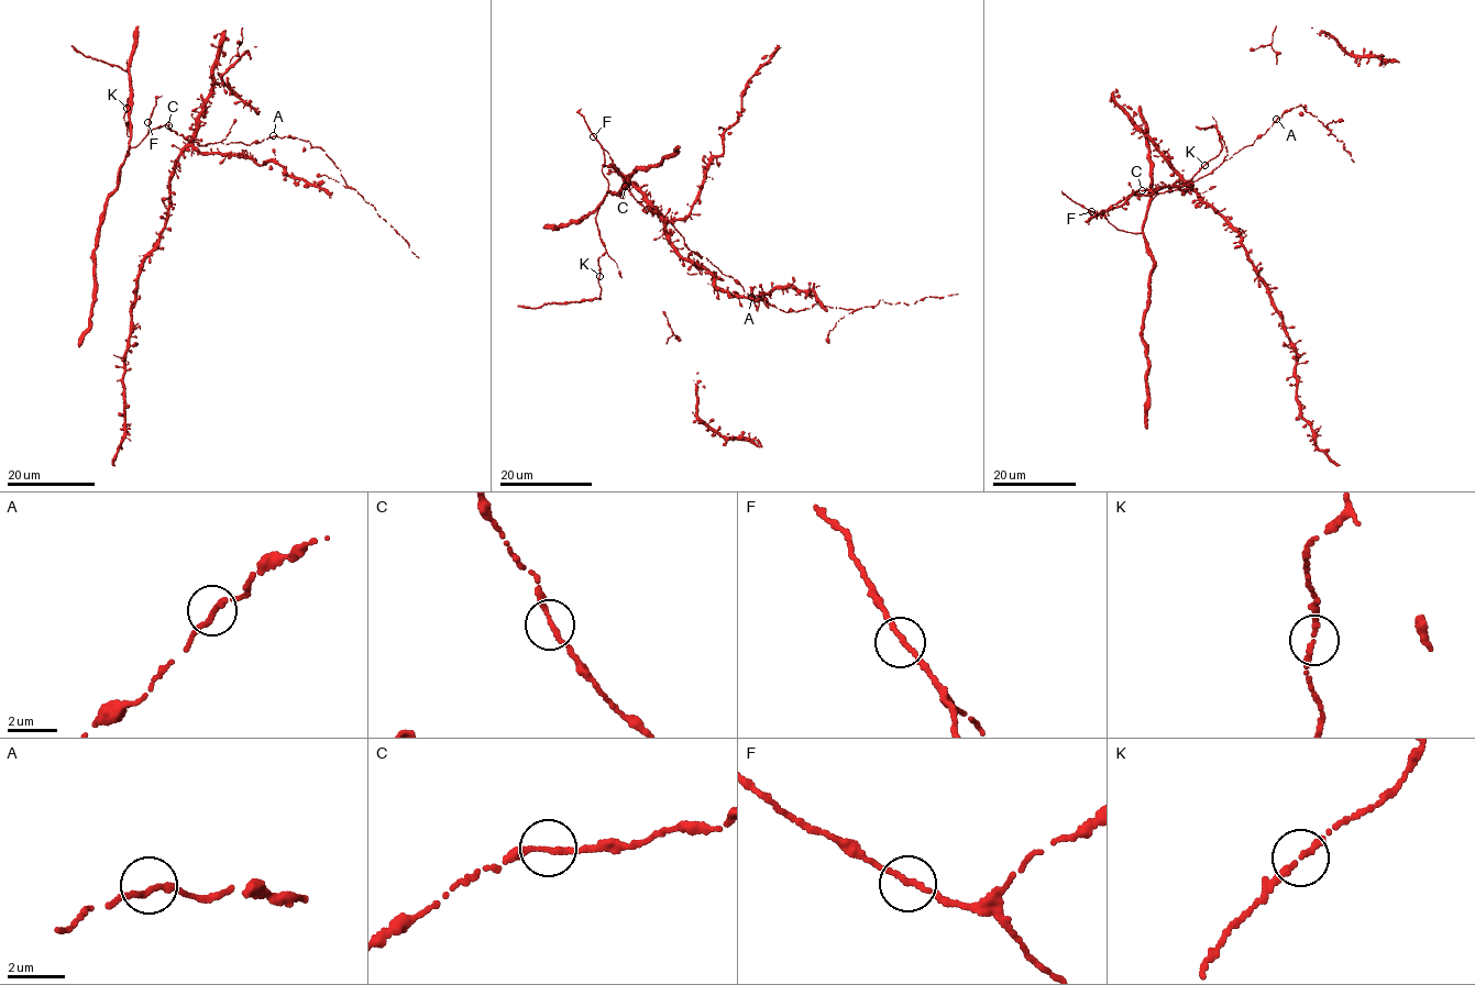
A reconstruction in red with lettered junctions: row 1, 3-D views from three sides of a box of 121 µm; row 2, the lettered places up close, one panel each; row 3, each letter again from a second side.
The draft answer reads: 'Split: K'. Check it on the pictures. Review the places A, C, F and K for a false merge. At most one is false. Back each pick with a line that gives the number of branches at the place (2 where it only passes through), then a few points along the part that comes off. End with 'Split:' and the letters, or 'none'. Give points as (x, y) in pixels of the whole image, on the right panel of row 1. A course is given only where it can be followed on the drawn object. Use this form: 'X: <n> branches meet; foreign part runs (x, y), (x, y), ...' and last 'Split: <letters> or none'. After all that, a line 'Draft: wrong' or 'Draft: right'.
Split: none
Draft: wrong

